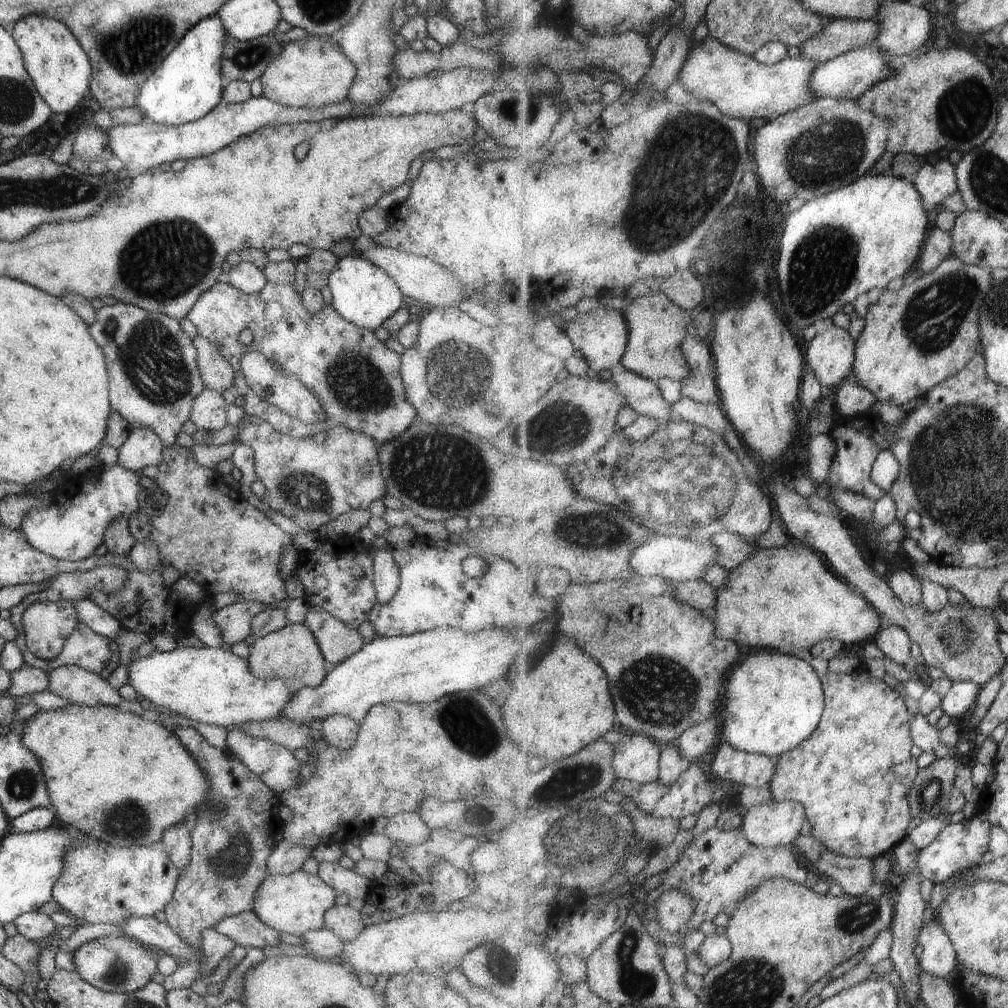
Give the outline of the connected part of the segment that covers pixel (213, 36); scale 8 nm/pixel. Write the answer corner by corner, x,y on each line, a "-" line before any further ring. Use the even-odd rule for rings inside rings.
216,14
201,19
185,32
136,94
134,106
144,114
146,121
158,125
182,125
205,116
222,101
224,86
220,64
225,37
227,34

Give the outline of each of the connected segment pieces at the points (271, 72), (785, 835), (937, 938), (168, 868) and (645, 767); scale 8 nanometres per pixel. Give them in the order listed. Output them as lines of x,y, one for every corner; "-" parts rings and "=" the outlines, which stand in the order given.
321,35
285,43
283,50
258,78
262,96
281,106
295,108
319,108
345,99
356,70
340,48
336,47
335,37
=
771,800
748,809
744,815
744,833
760,847
793,845
803,830
806,808
797,801
=
933,918
920,932
920,965
926,974
946,978
951,972
957,972
958,956
953,941
941,923
=
85,840
66,849
64,867
51,887
51,898
65,913
76,917
80,923
102,922
118,925
129,916
149,916
157,910
164,910
171,898
177,877
178,870
163,851
146,847
112,847
107,843
=
623,730
621,742
615,745
612,767
619,779
647,784
660,780
662,745
647,735

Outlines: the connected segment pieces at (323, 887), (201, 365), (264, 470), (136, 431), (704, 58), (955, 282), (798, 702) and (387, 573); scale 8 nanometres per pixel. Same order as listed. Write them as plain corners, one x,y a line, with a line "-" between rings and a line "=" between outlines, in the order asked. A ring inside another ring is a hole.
302,868
287,874
265,875
253,893
252,911
257,918
278,933
287,932
301,936
304,932
321,929
324,926
324,912
334,905
336,892
317,875
=
196,335
192,339
196,350
196,365
204,388
222,393
232,386
233,370
221,356
220,348
=
244,415
236,427
235,443
247,445
253,451
256,478
265,487
262,501
274,511
290,518
303,531
316,532
321,524
337,518
339,514
354,508
367,508
372,500
381,499
386,494
377,460
378,448
374,440
363,432
335,424
320,434
296,439
277,432
267,421
251,415
-
359,466
369,466
365,476
359,474
=
145,426
131,427
125,442
118,448
116,463
124,469
139,473
143,466
161,462
161,439
=
707,34
701,43
691,48
679,76
681,84
698,100
716,104
727,116
749,121
776,118
817,99
810,89
810,82
820,64
797,56
766,65
=
951,257
933,272
907,282
898,291
883,291
878,302
869,306
866,327
861,338
856,340
853,374
857,384
871,390
880,402
901,406
913,398
925,396
944,380
956,376
981,352
980,308
994,284
990,269
=
758,649
733,668
725,686
720,735
740,751
778,758
817,730
826,707
824,685
810,662
792,654
=
389,545
372,550
372,583
377,603
386,603
398,589
398,568

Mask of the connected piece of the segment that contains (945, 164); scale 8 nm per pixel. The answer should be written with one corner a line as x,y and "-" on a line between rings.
940,158
935,164
925,162
917,173
913,184
921,193
924,202
930,206
939,206
958,190
956,166
949,159

